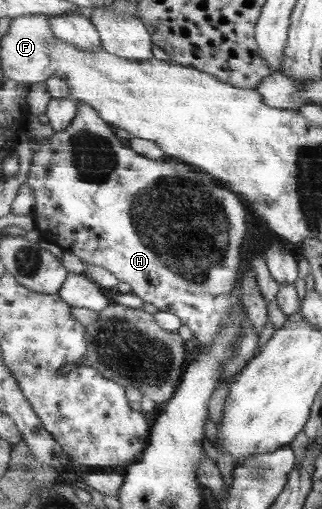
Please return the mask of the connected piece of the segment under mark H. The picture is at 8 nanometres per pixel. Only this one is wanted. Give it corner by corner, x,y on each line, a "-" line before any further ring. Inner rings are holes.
79,102
79,109
74,122
63,131
55,131
47,139
39,142
32,160
32,170
27,174
25,187
34,191
36,204
34,205
34,217
36,219
36,236
47,242
57,245
63,251
69,251
76,255
90,268
94,266
104,267
113,272
120,282
127,282
131,286
131,292
141,297
143,302
153,304
160,311
173,312
181,318
182,324
189,326
195,337
202,345
201,352
209,351
215,338
219,336
223,318
233,307
232,288
236,288
238,276
242,276
242,244
246,238
246,232
250,232
251,217
250,208
242,204
242,200
234,191
223,186
211,174
201,172
188,164
180,162
166,162
166,160
149,160
145,156
132,150
128,143
122,140
116,133
116,129
108,124
90,106

